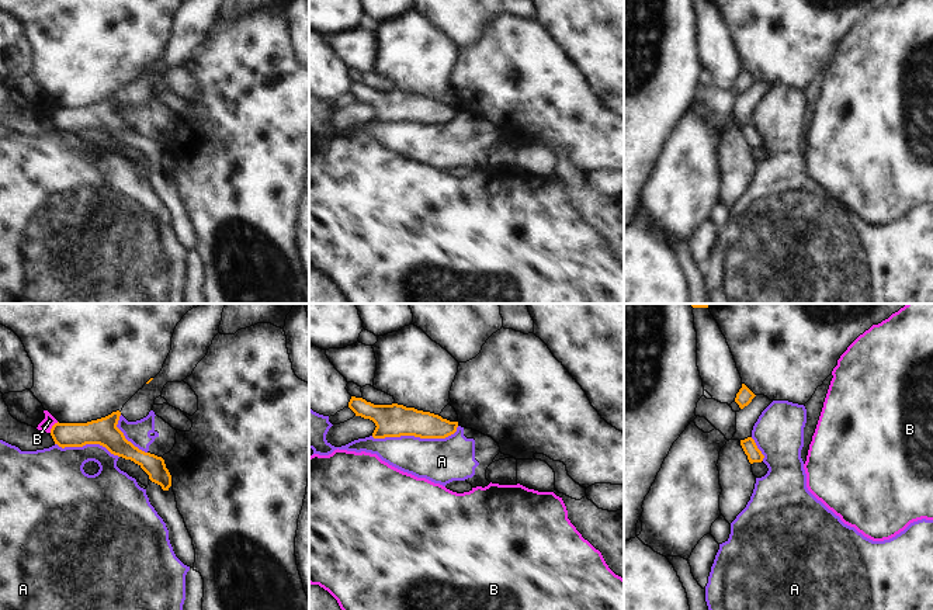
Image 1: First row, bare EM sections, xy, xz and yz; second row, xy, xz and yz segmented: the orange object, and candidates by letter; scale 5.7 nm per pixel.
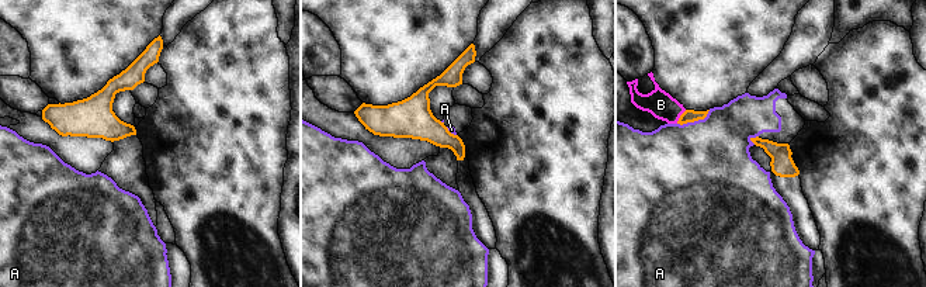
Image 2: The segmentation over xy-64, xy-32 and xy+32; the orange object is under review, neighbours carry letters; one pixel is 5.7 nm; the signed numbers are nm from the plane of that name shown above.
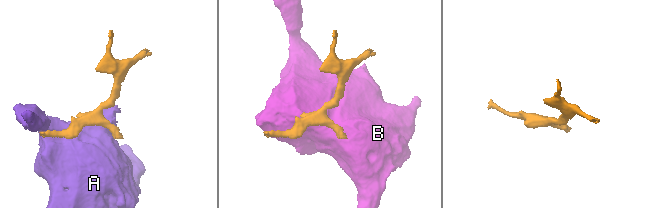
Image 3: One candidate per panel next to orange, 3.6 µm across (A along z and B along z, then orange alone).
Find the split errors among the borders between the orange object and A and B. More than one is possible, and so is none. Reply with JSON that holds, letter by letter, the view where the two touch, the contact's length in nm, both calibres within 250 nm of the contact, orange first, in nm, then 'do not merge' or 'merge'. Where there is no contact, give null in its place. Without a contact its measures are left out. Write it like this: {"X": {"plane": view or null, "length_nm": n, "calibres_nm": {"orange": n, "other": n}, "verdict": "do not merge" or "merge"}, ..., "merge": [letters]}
{"A": {"plane": "xz", "length_nm": 500, "calibres_nm": {"orange": 190, "other": 260}, "verdict": "do not merge"}, "B": {"plane": "xy", "length_nm": 80, "calibres_nm": {"orange": 140, "other": 70}, "verdict": "do not merge"}, "merge": []}

